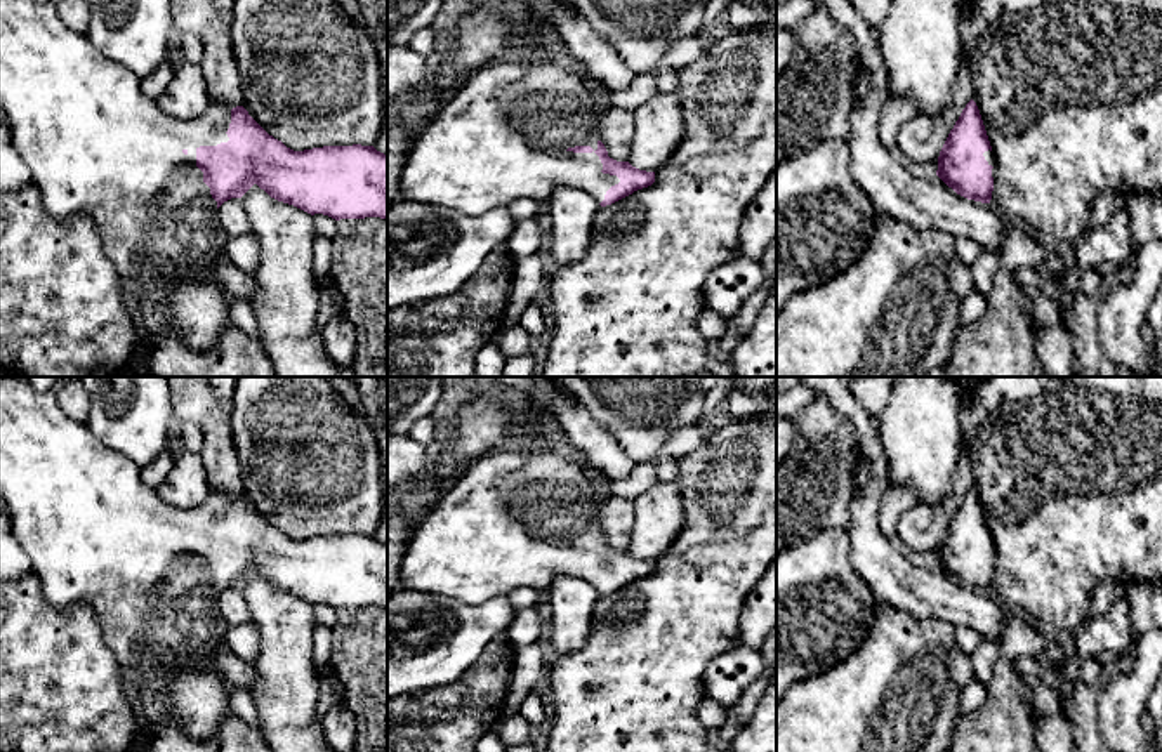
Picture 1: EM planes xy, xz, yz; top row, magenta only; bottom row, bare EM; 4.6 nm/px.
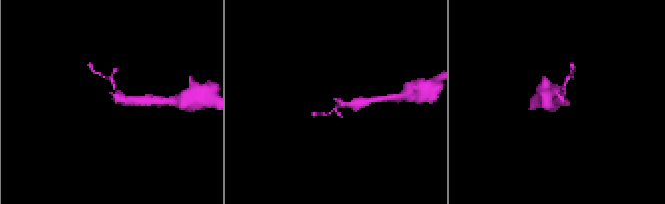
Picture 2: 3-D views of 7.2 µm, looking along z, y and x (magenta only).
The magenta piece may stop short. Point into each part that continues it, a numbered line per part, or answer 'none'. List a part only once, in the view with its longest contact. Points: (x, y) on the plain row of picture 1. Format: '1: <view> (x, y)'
1: xz (502, 525)

